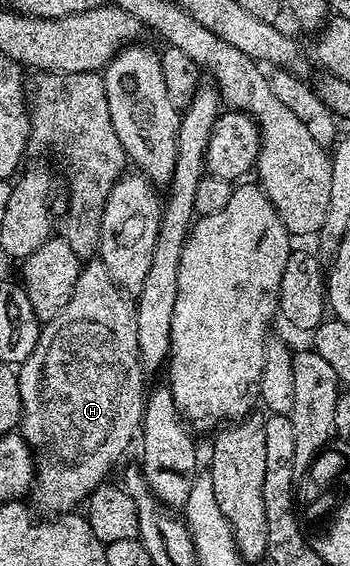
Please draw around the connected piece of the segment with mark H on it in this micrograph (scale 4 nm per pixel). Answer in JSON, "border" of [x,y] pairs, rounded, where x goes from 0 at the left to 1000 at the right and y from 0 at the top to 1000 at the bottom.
{"border":[[[251,459],[231,468],[223,502],[177,551],[154,558],[140,569],[123,571],[114,599],[86,622],[86,629],[51,648],[51,666],[57,670],[57,749],[54,765],[66,767],[69,776],[91,792],[97,804],[97,850],[86,867],[89,892],[100,896],[117,910],[169,912],[177,908],[209,906],[217,894],[243,885],[254,873],[269,869],[269,862],[311,843],[320,822],[354,802],[354,793],[366,786],[380,786],[383,776],[397,769],[411,742],[411,714],[417,708],[417,687],[411,689],[411,673],[417,663],[400,648],[400,631],[394,629],[394,565],[389,564],[389,535],[357,514],[334,505],[314,481],[303,481],[303,466],[283,459]]]}

